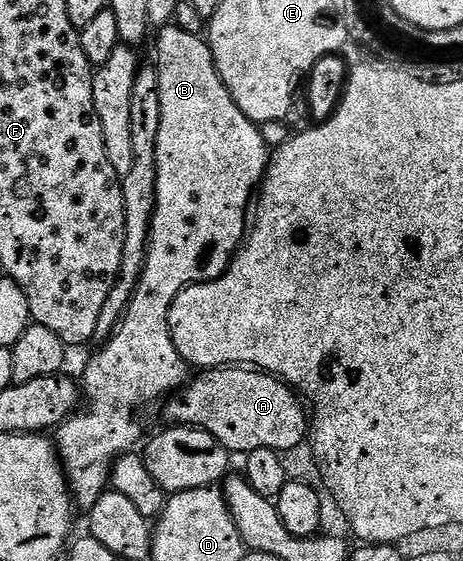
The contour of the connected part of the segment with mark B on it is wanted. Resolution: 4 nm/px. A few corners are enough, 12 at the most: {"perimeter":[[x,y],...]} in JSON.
{"perimeter":[[157,33],[144,268],[58,459],[89,512],[187,385],[182,290],[226,273],[271,147],[209,41]]}

